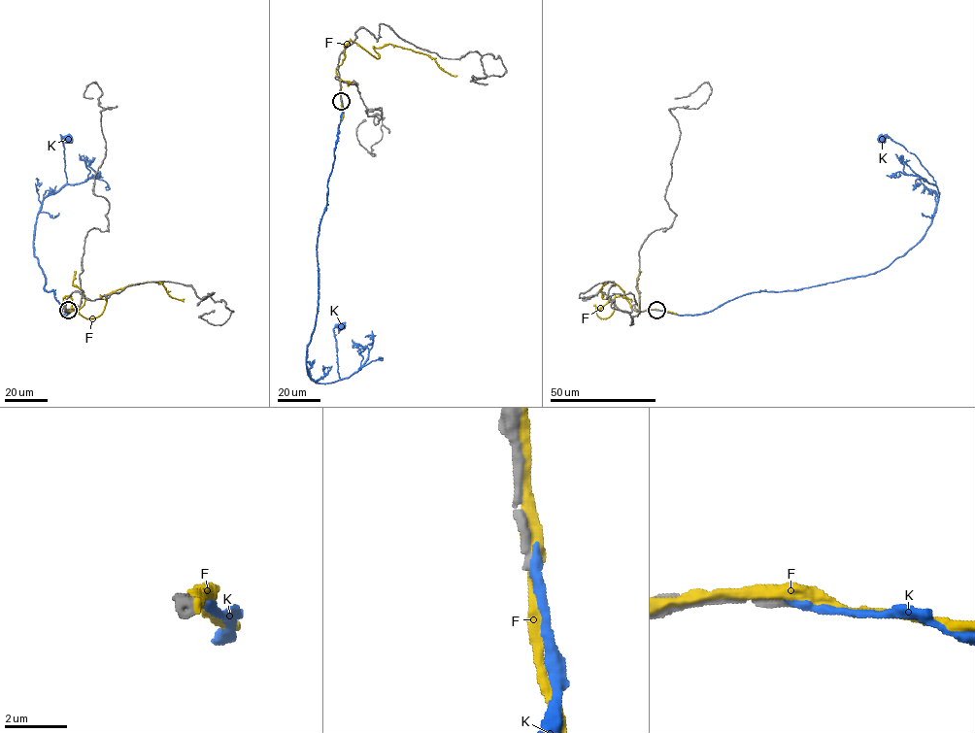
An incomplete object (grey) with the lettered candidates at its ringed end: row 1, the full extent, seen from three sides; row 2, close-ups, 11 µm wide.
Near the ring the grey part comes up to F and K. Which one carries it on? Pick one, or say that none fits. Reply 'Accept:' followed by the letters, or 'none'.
Accept: none

